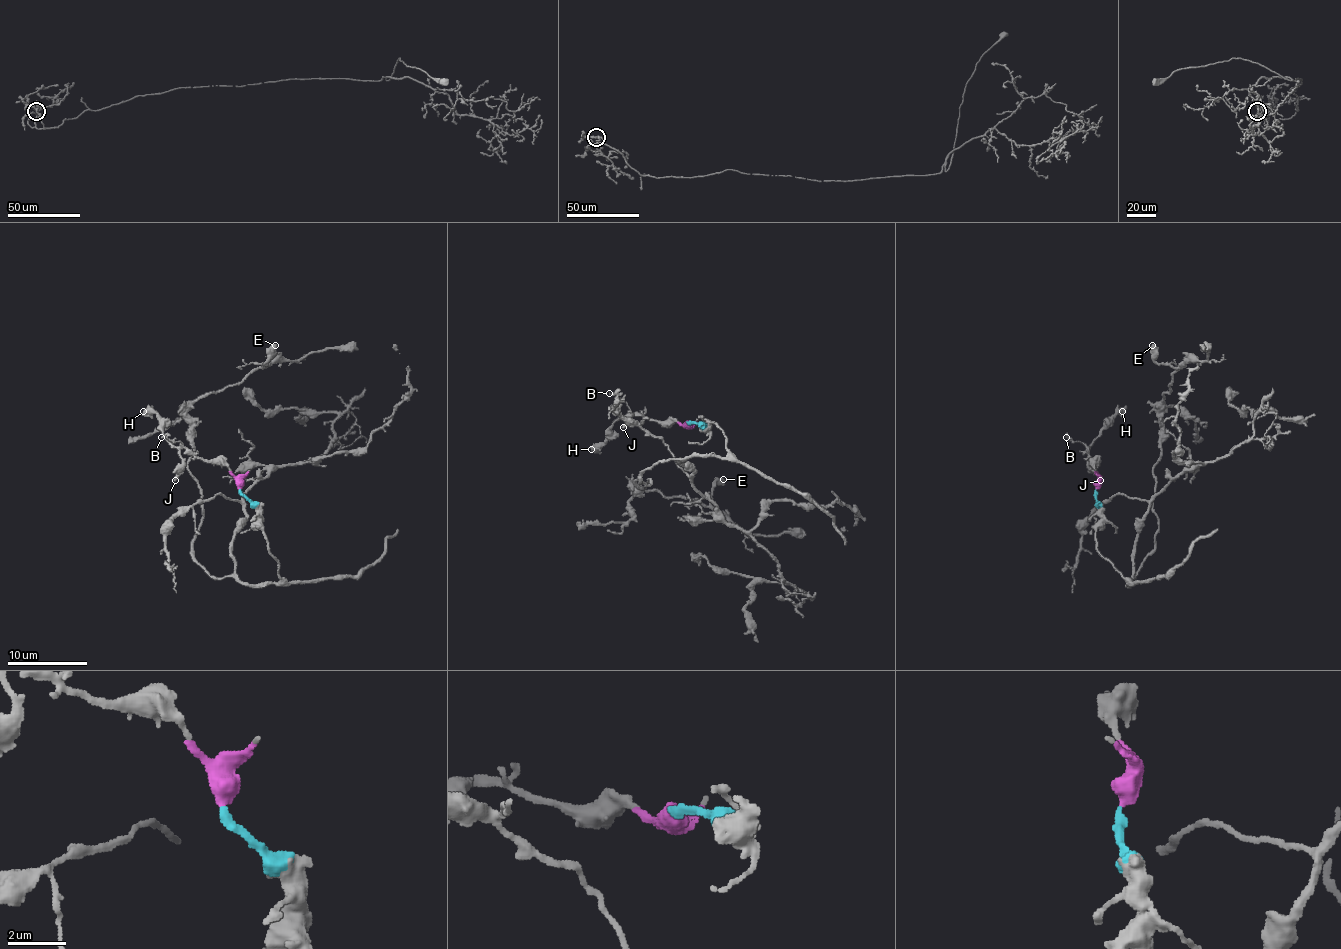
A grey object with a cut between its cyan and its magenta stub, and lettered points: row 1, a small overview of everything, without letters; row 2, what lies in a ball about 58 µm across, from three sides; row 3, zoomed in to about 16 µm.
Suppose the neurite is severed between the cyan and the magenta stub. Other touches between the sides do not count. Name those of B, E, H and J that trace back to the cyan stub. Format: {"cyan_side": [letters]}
{"cyan_side": ["E"]}

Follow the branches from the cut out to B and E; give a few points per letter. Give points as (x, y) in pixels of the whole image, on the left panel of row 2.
B: (240, 490), (238, 478), (224, 464), (204, 462), (180, 442), (172, 442), (166, 436), (160, 438)
E: (240, 490), (276, 583), (212, 577), (194, 557), (202, 507), (186, 412), (240, 384), (276, 345)

